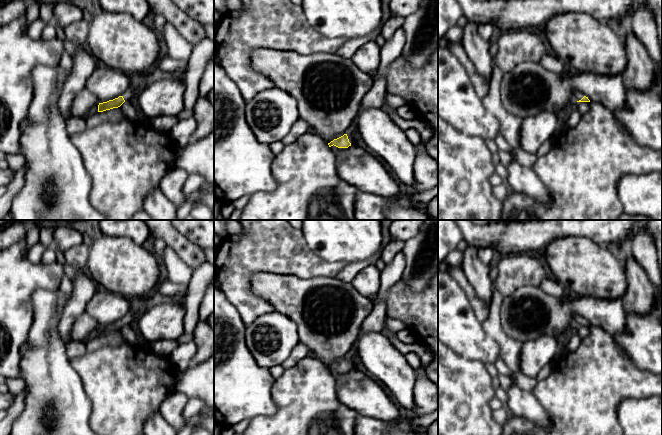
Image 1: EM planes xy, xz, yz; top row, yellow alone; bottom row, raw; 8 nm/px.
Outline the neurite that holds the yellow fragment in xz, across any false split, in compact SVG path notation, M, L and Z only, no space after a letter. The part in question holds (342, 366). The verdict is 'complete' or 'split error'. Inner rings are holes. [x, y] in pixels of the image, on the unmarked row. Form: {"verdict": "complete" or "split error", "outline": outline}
{"verdict": "split error", "outline": "M353 351L347 358L334 363L330 367L328 367L329 371L336 370L338 372L348 372L351 368L359 361L357 354Z"}

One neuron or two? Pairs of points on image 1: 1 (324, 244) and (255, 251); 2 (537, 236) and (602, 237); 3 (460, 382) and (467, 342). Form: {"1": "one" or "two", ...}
{"1": "two", "2": "one", "3": "two"}

